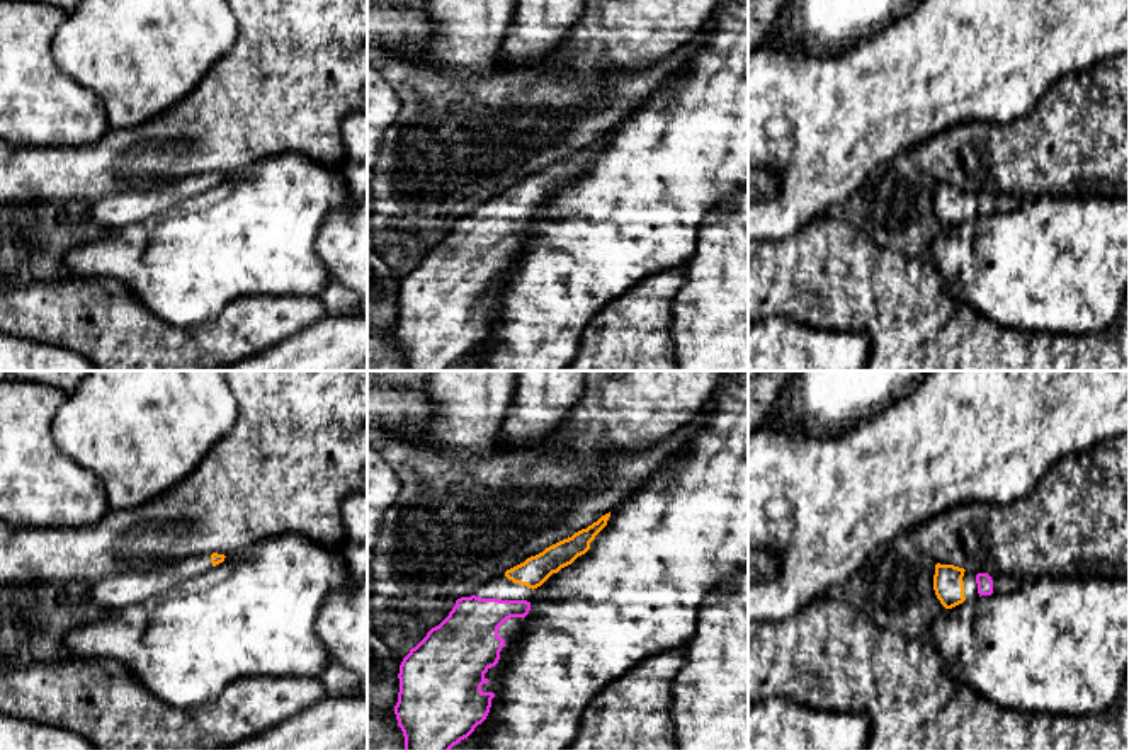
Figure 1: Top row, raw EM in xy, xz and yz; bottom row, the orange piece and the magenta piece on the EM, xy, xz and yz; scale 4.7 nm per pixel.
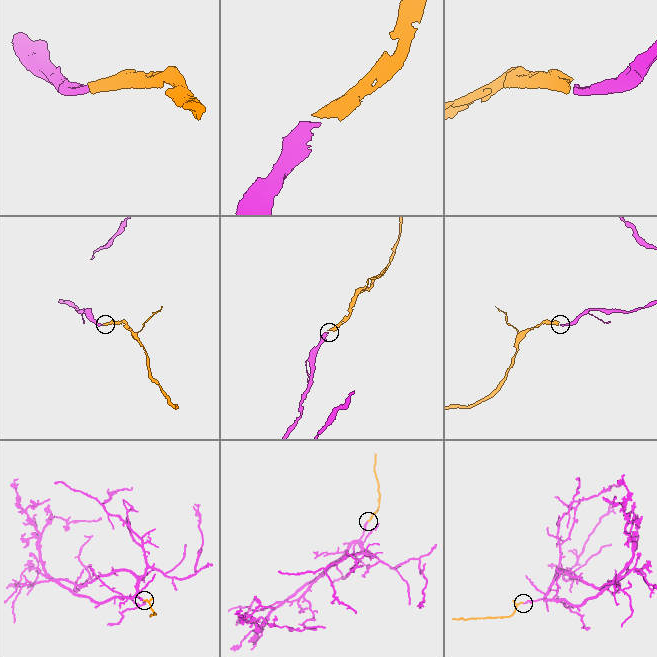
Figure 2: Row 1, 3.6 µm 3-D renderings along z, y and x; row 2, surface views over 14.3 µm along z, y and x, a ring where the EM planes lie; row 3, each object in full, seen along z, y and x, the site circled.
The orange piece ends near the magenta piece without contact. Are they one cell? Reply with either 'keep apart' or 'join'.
join

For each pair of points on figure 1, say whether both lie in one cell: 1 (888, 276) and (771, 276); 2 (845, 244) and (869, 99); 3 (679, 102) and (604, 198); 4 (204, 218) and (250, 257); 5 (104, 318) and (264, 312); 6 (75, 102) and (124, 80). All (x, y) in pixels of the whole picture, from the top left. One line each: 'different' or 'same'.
1: same
2: different
3: same
4: same
5: same
6: different

